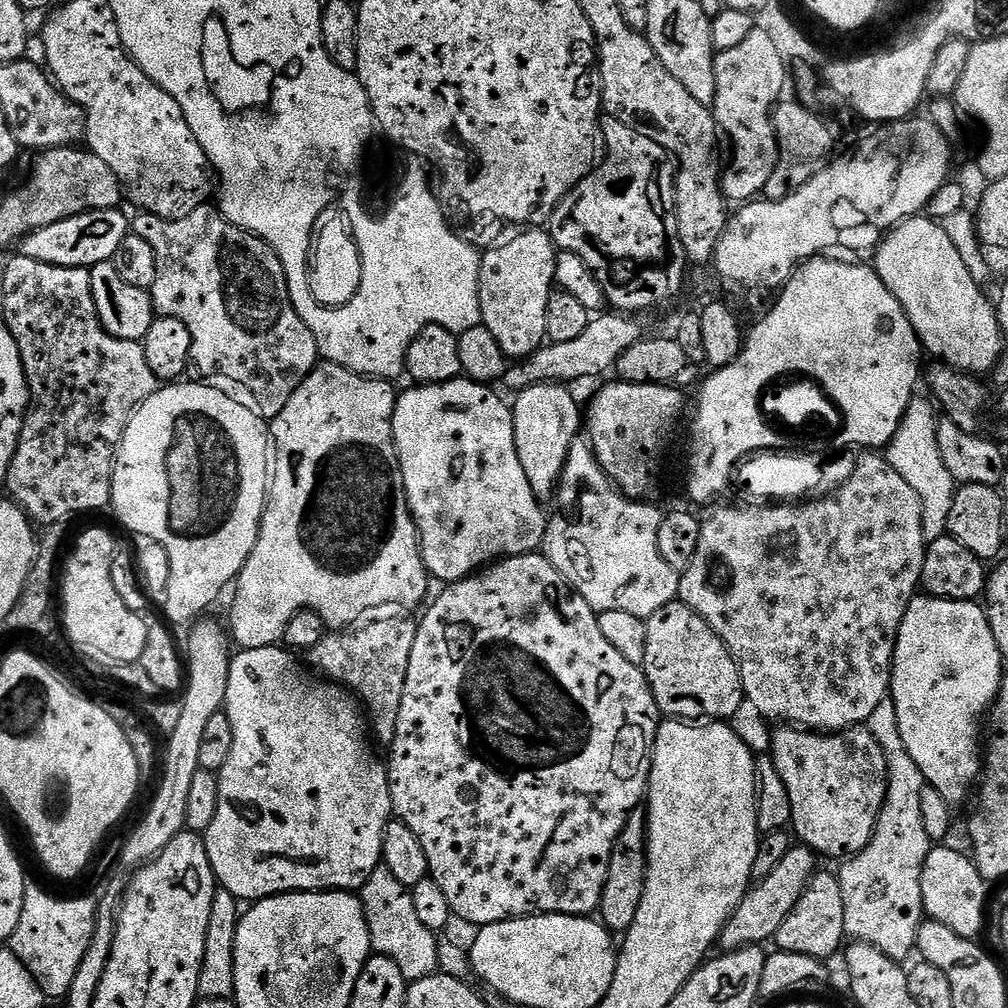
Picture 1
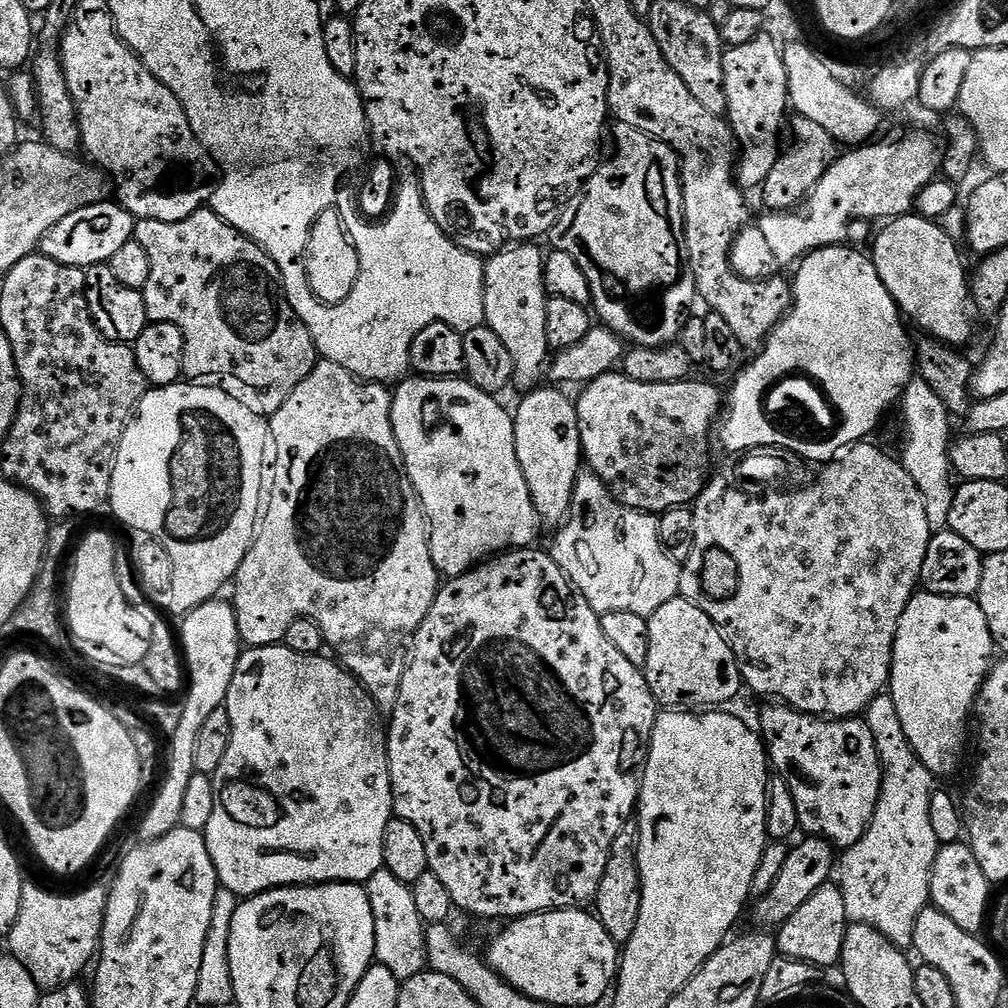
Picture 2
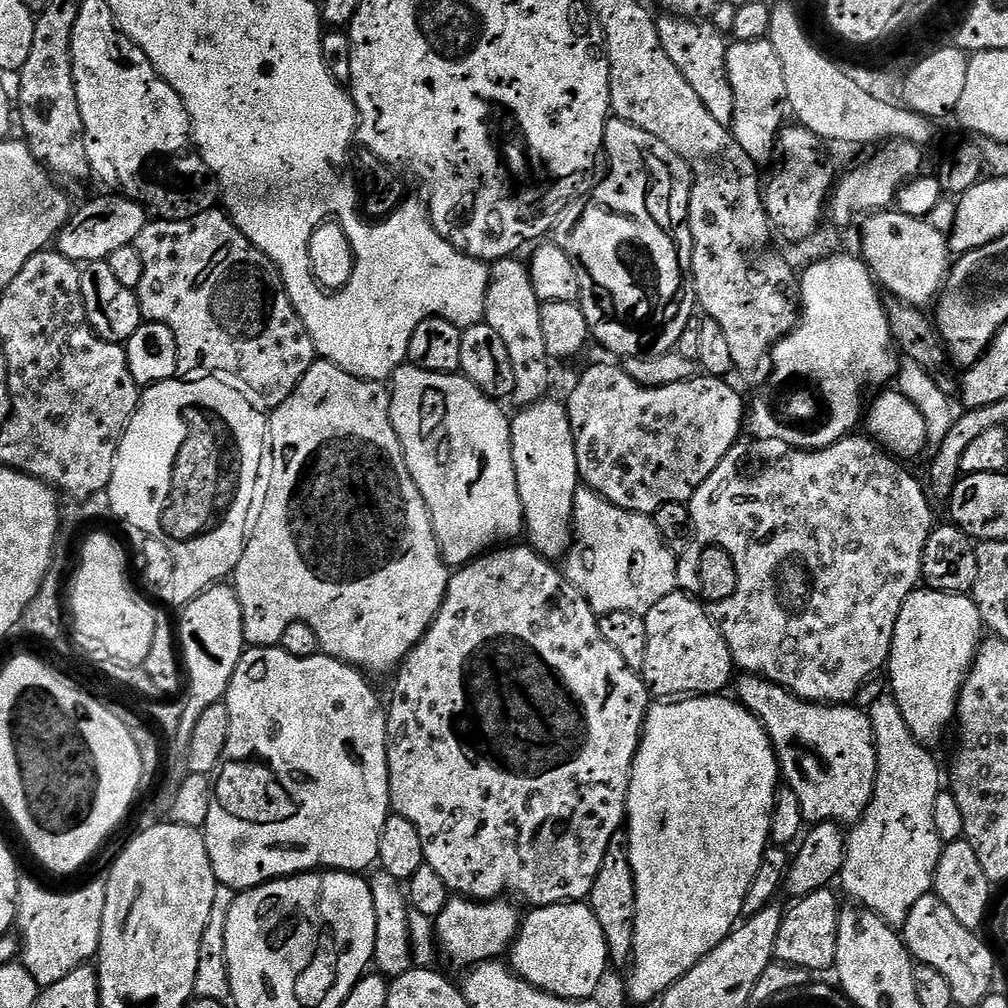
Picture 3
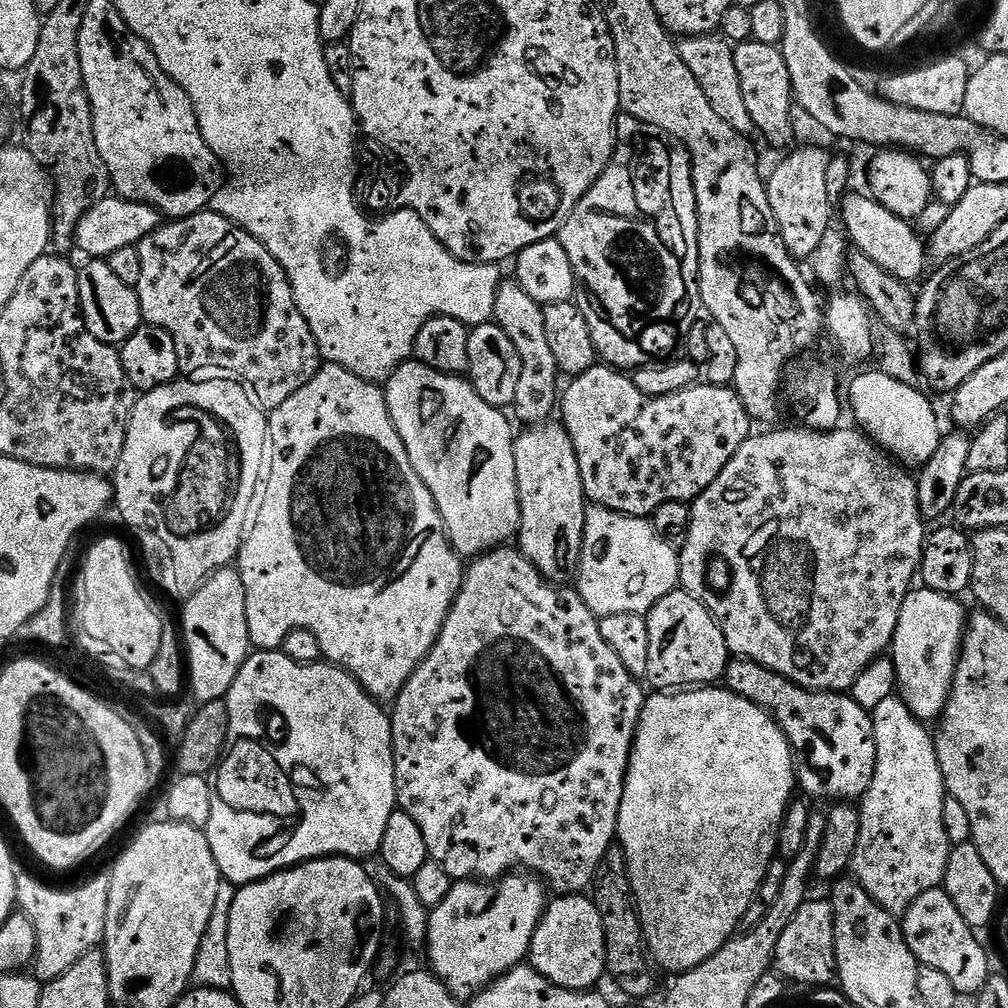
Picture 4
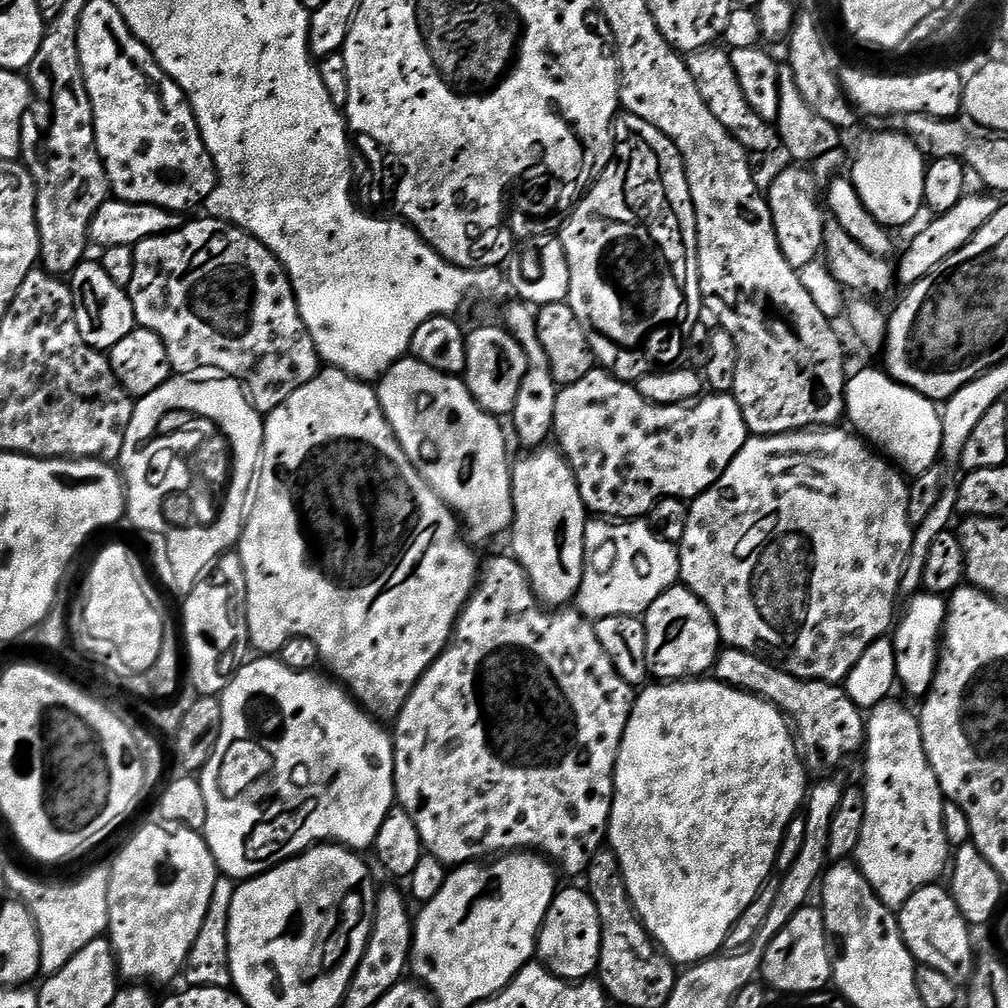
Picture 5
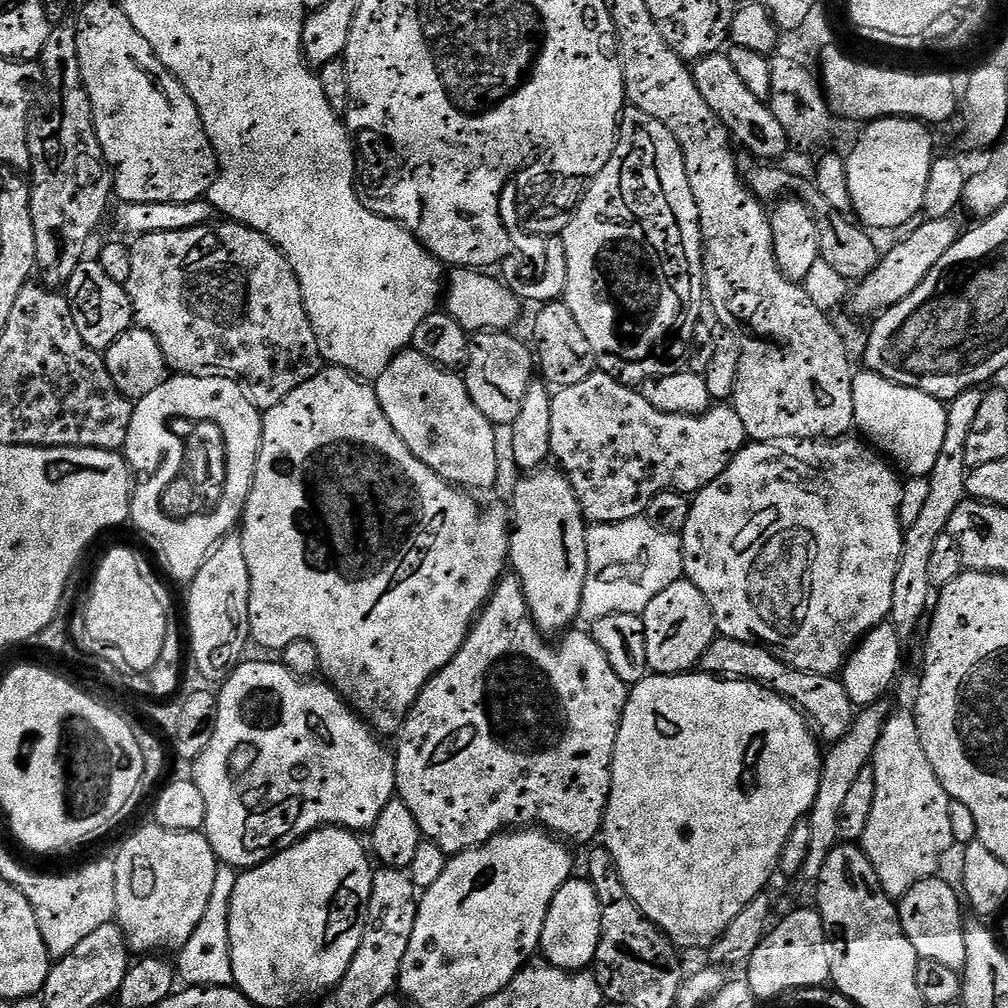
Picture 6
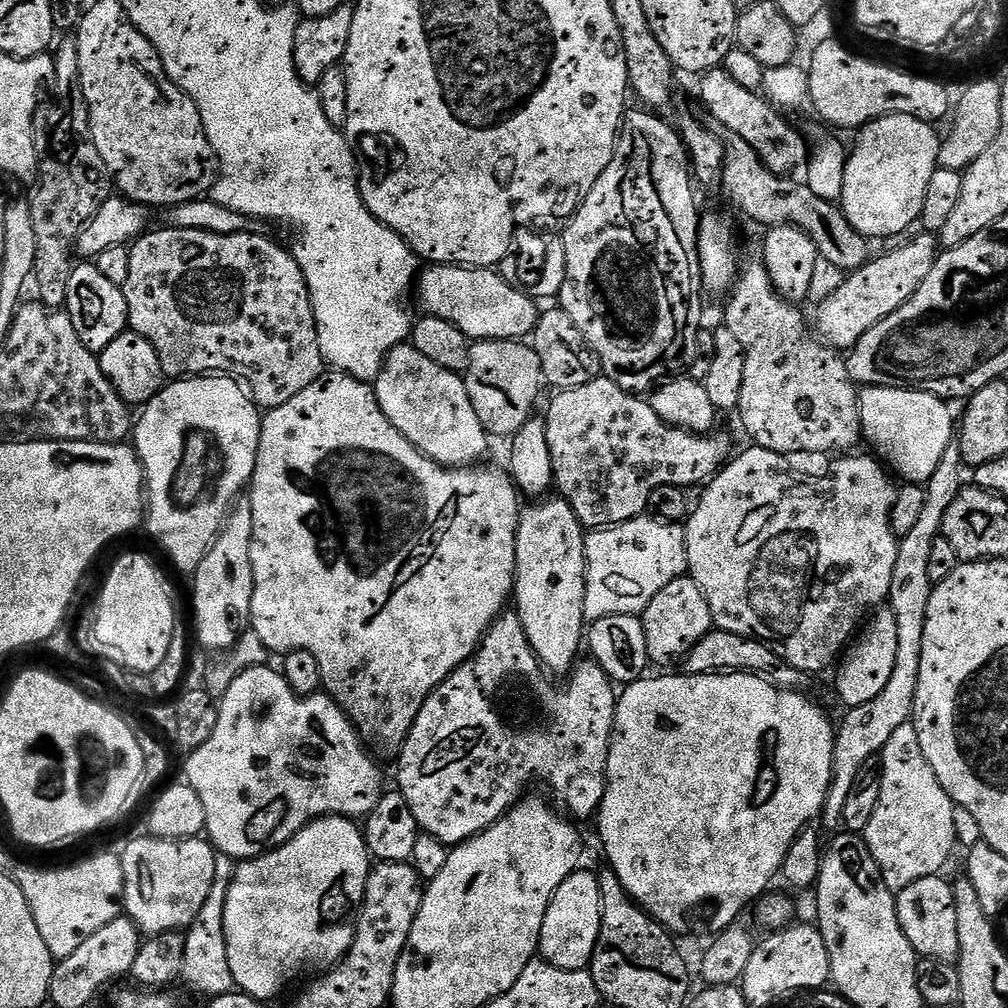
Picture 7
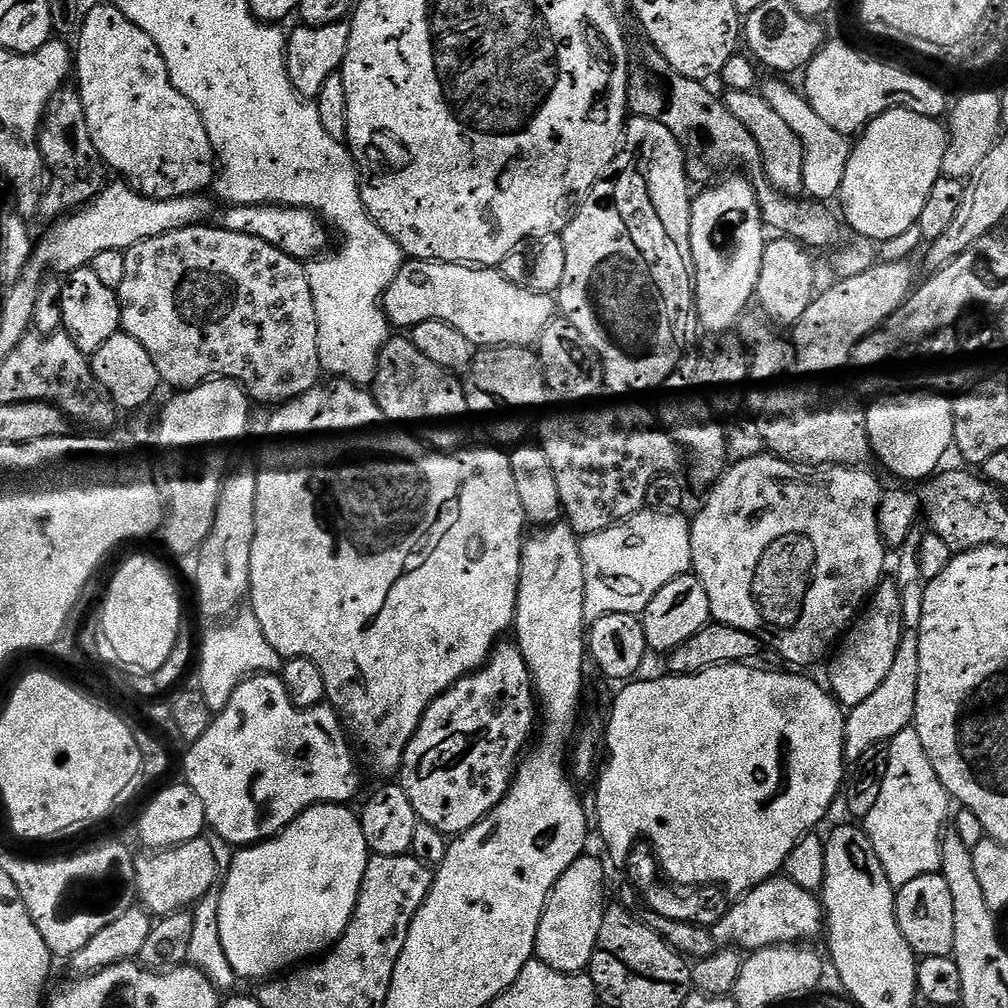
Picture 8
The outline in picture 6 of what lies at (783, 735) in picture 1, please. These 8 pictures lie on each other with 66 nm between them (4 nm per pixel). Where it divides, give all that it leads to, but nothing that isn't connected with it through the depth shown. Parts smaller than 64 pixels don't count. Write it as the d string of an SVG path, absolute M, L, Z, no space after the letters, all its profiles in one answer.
M717 635L700 659L699 671L710 676L731 678L734 680L752 680L777 692L785 700L791 700L805 717L810 721L811 727L818 730L819 735L825 736L828 742L835 742L843 738L852 725L854 705L852 699L846 694L843 679L836 676L823 676L817 672L800 672L797 668L790 668L770 650L750 642L738 642L734 638Z

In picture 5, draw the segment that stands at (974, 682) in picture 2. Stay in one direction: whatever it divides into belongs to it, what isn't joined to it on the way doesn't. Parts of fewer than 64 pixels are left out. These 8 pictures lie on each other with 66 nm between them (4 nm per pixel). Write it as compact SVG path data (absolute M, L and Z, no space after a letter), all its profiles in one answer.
M921 591L909 604L912 605L905 610L904 617L902 612L894 628L896 679L901 689L904 687L910 695L923 698L932 689L936 677L936 667L942 651L944 623L948 617L948 605L945 597L935 596L934 593L926 591Z

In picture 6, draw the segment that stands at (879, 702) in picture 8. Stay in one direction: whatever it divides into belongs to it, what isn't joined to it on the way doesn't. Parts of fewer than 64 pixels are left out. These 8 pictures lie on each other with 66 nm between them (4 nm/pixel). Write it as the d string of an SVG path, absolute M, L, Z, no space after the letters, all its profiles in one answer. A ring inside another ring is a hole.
M976 390L964 392L947 405L946 438L942 441L942 454L938 454L932 475L927 477L930 486L928 501L918 522L914 522L914 526L910 526L904 533L904 553L898 566L898 575L894 577L894 602L890 617L890 622L904 642L908 642L915 634L920 619L929 615L934 600L934 590L930 586L930 554L934 551L934 542L938 542L938 538L948 531L954 510L958 510L966 498L964 487L970 471L966 466L966 438L970 438L972 433L974 414L978 414L981 397L981 393ZM881 702L861 707L853 715L852 725L848 727L846 735L835 741L829 747L832 749L829 752L827 749L826 755L823 757L818 798L814 798L814 806L806 817L810 826L810 851L806 854L802 876L809 882L819 880L822 866L826 866L826 858L830 858L836 845L841 843L838 830L840 811L846 802L852 784L858 779L858 774L862 774L862 770L872 763L872 755L876 753L878 740L882 738L882 732L890 715L890 708L887 708L886 705L887 703Z

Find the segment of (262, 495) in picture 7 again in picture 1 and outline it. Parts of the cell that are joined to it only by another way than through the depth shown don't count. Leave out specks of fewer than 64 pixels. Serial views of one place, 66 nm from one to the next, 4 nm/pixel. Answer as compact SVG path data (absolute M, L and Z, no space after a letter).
M327 362L317 363L314 371L300 383L298 390L294 390L294 394L290 398L290 402L286 402L286 406L282 406L282 414L278 414L275 420L270 424L270 440L274 445L274 475L270 480L268 490L268 499L264 505L264 517L260 519L260 533L258 534L258 542L254 546L254 550L250 554L250 558L246 562L246 566L241 570L239 576L234 581L234 589L236 588L236 597L232 600L232 632L230 628L230 636L233 641L240 643L241 649L245 648L271 648L279 645L284 638L284 631L290 622L290 618L294 618L294 614L299 612L317 612L322 618L325 629L339 630L348 627L349 624L355 624L365 614L372 611L374 608L382 608L385 606L395 605L400 602L400 599L408 592L408 584L412 588L416 588L423 582L426 577L426 569L424 566L424 557L420 555L420 532L416 529L416 520L412 516L412 511L408 508L408 495L404 489L404 479L402 478L402 470L400 469L400 456L396 452L396 443L392 437L392 419L394 418L394 410L396 409L396 398L398 395L397 389L389 381L374 380L367 376L360 376L356 372L346 370L337 364Z

